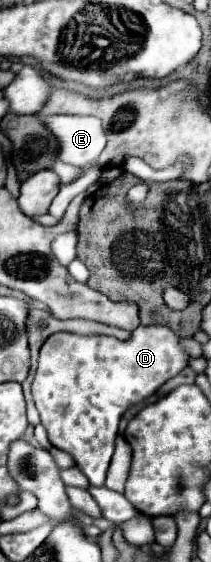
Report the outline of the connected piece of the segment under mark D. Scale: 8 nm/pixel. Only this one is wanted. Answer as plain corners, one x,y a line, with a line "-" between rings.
156,324
138,326
128,340
118,340
111,336
76,336
68,332
54,334
40,350
38,370
32,382
32,396
52,446
68,452
92,486
104,486
122,414
128,410
128,406
152,396
166,380
176,376
188,364
188,360
190,354
180,346
180,336
170,328

